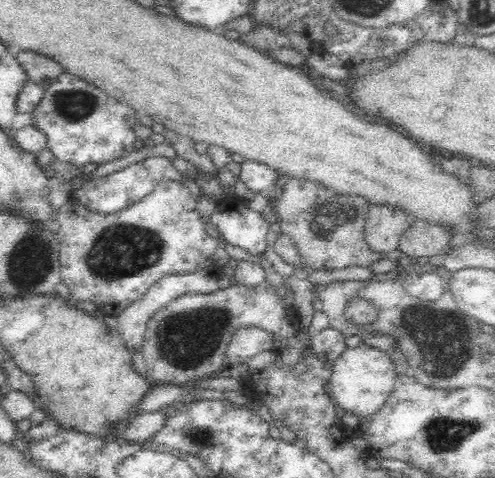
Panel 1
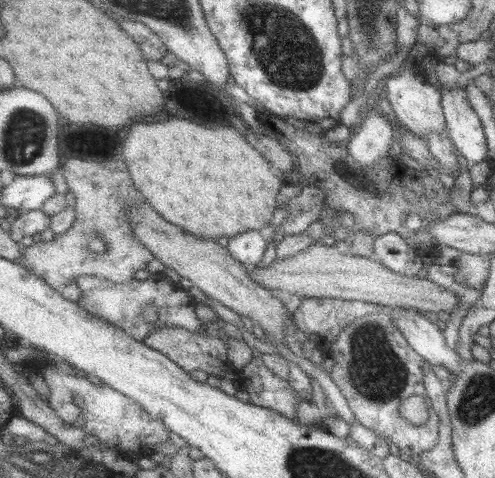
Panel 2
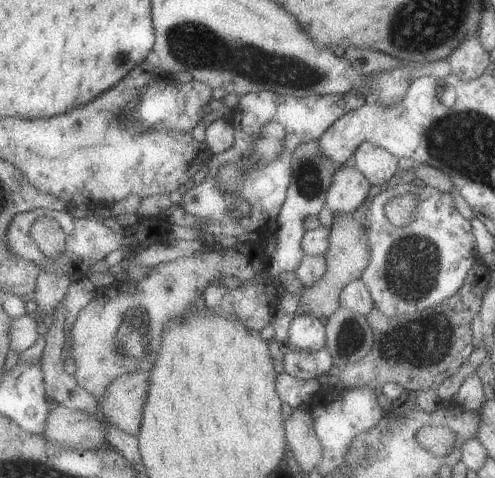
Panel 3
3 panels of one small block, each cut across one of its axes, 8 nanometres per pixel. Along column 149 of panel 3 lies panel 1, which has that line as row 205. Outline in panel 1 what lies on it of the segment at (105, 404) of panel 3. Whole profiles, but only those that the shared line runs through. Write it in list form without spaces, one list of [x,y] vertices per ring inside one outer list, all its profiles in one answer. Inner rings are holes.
[[[372,204],[366,218],[368,246],[380,252],[392,252],[400,248],[402,234],[418,222],[416,216],[404,212],[404,208],[390,208],[388,204]]]

